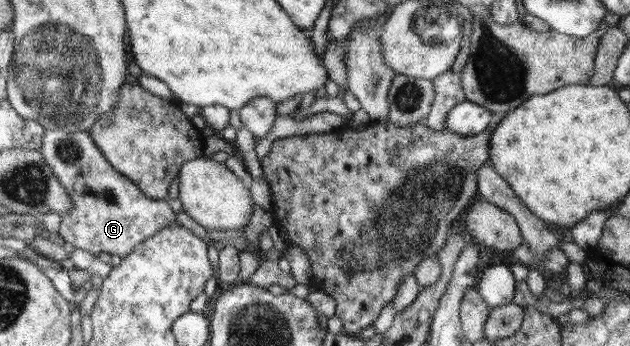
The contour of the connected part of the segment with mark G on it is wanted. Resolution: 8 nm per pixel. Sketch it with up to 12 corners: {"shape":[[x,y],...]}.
{"shape":[[45,130],[70,199],[58,233],[125,258],[175,222],[109,164],[88,130]]}

